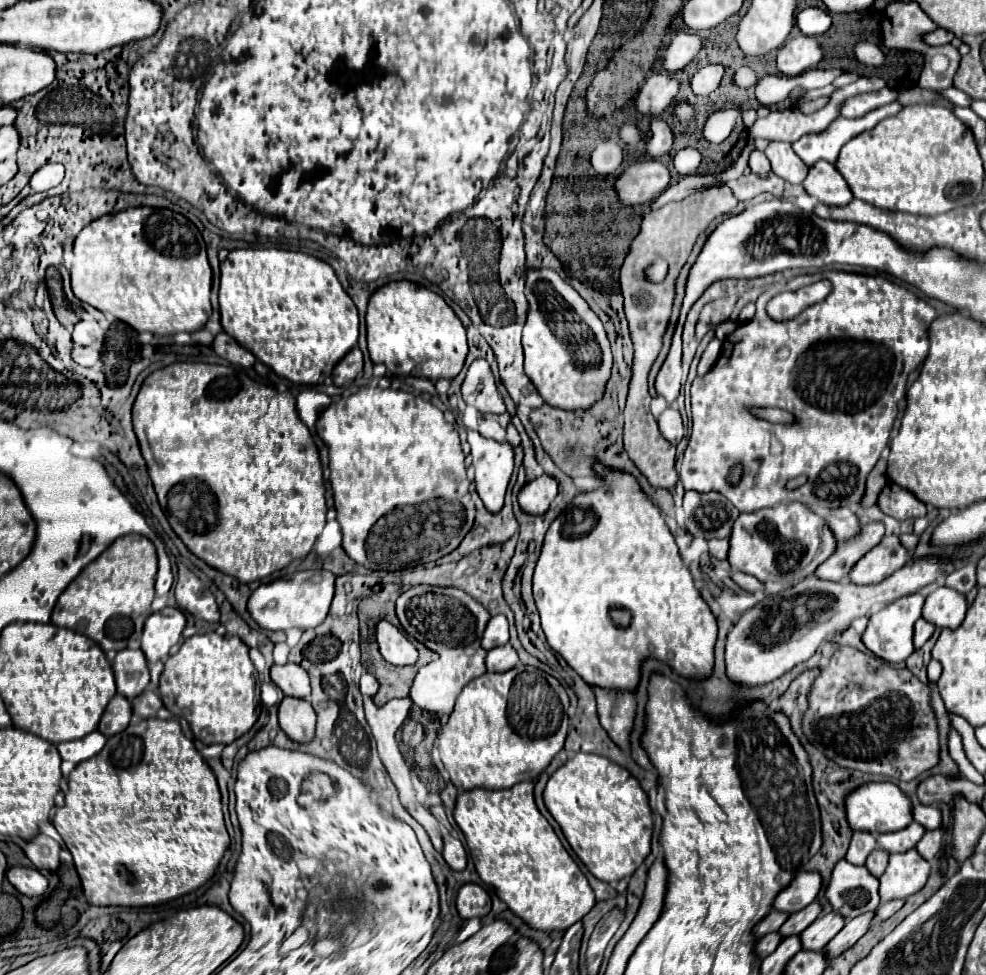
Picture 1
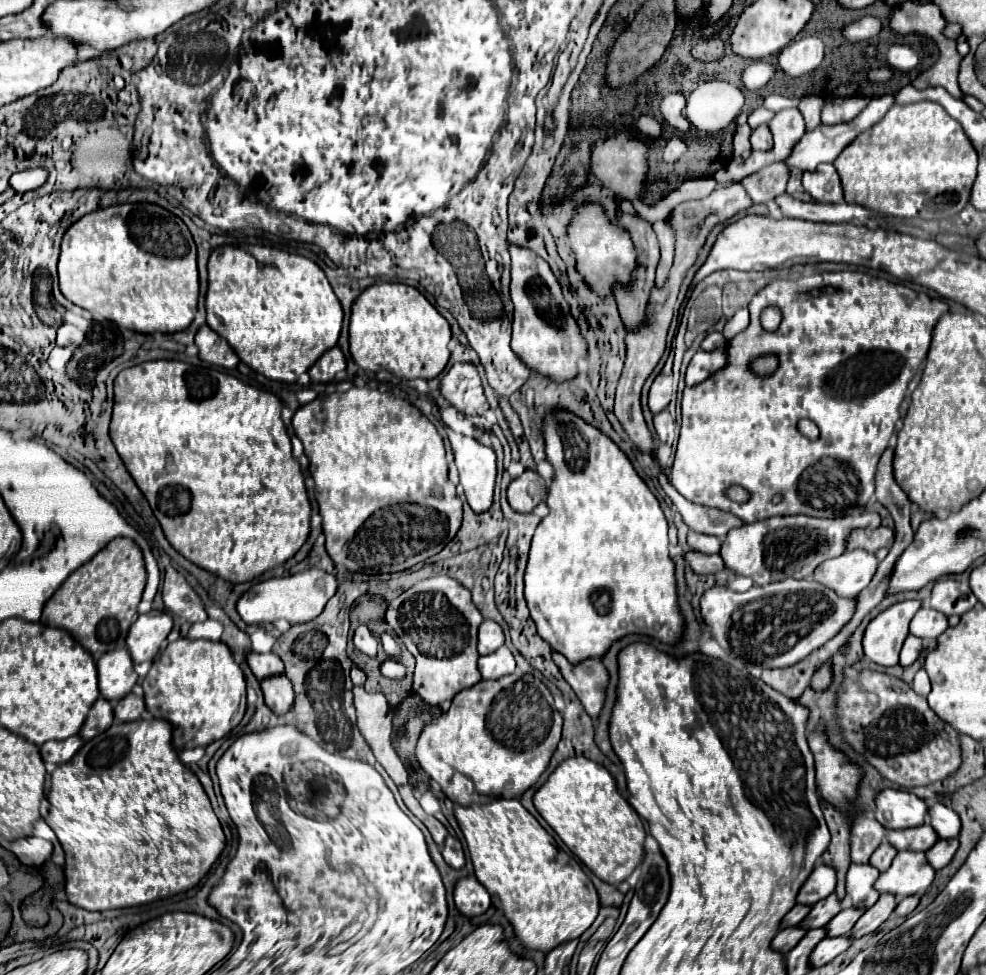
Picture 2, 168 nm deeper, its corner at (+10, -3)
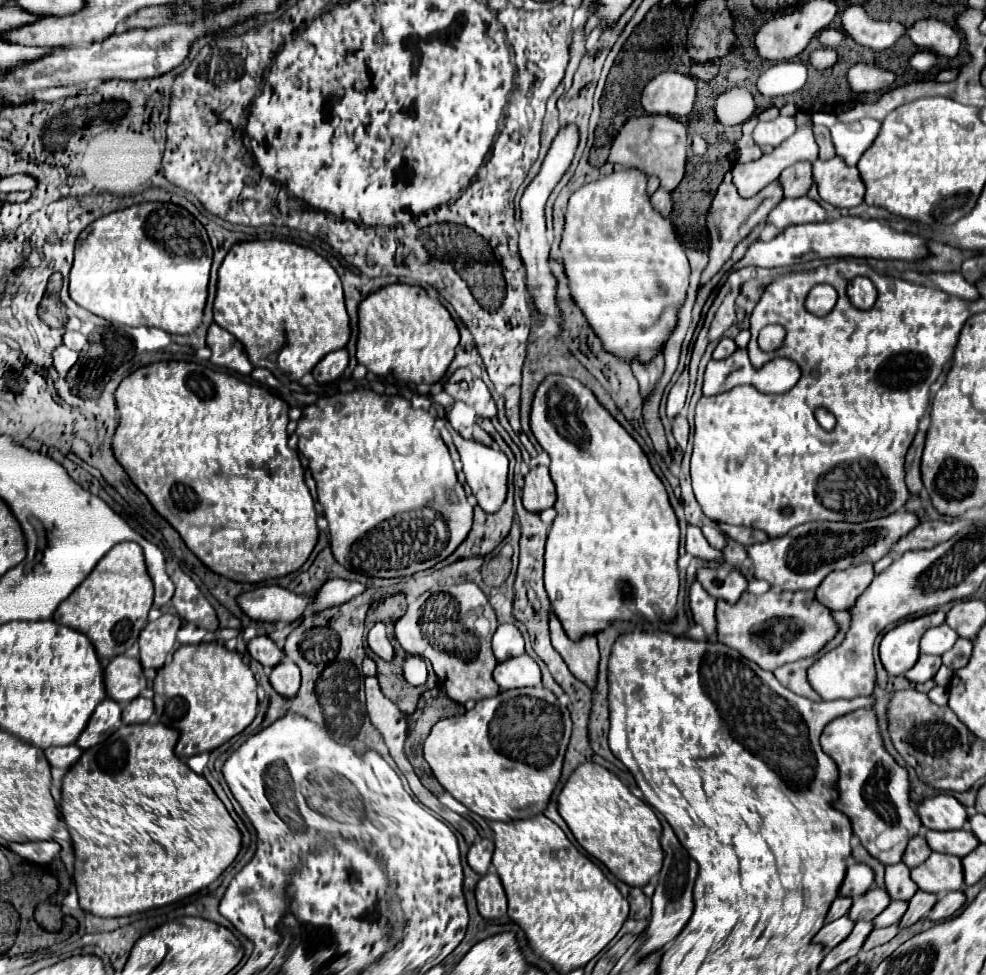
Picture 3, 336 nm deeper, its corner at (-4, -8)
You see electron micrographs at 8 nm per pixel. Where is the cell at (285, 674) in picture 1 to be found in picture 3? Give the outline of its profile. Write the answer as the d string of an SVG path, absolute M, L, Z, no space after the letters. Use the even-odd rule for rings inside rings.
M257 636L257 638L253 638L251 642L247 642L247 650L267 670L271 670L275 664L279 664L283 660L283 652L275 646L275 642L269 636Z

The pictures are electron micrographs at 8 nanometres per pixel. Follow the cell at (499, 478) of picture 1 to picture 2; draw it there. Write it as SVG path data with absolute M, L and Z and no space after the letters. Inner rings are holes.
M451 429L449 441L455 451L455 465L459 469L467 503L473 511L485 513L493 503L493 487L497 475L495 451L481 445L473 437L465 437Z

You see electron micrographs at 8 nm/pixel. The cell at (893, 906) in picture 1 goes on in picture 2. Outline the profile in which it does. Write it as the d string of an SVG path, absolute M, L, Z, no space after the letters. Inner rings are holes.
M913 895L913 897L905 897L905 899L901 899L901 901L895 905L893 915L895 915L895 917L905 917L905 915L909 915L909 913L917 907L917 903L919 903L919 895Z

